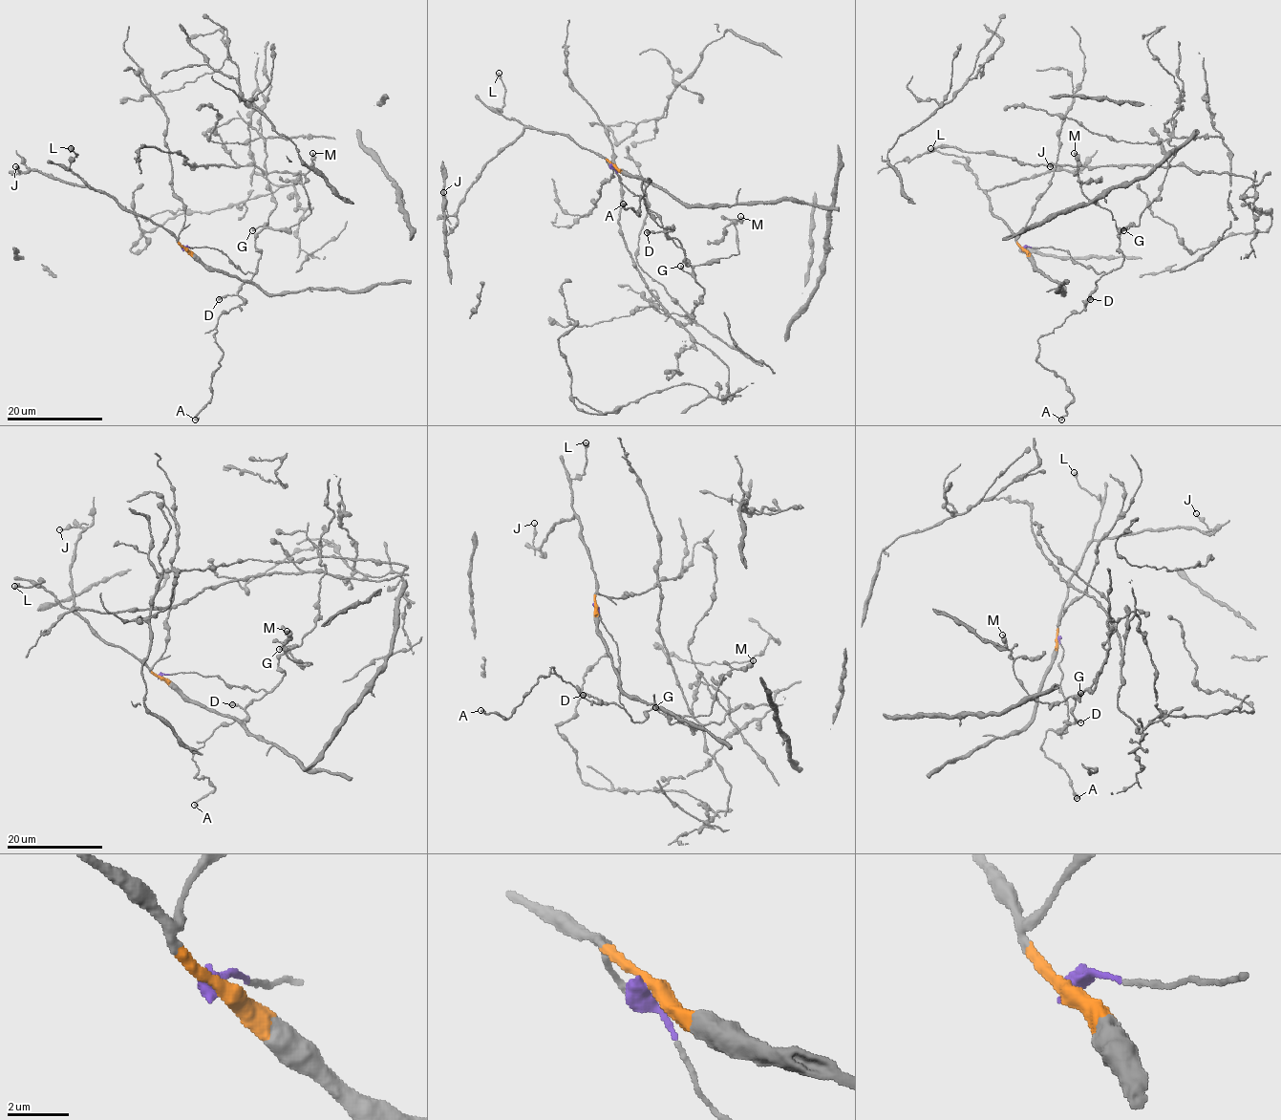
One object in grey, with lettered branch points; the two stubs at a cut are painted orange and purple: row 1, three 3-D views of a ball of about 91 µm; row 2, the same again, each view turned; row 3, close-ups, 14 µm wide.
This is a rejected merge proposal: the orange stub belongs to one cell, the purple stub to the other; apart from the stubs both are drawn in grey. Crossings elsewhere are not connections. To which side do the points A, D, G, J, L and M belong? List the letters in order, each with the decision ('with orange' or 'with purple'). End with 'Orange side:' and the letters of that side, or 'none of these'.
A: with purple
D: with purple
G: with purple
J: with orange
L: with orange
M: with purple
Orange side: J, L

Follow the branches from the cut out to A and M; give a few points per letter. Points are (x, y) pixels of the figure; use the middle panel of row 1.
A: (611, 165), (680, 247), (646, 207), (641, 186), (651, 182), (639, 215), (622, 203)
M: (611, 165), (620, 182), (658, 216), (689, 266), (684, 262), (712, 265), (739, 253), (732, 224), (740, 216)

